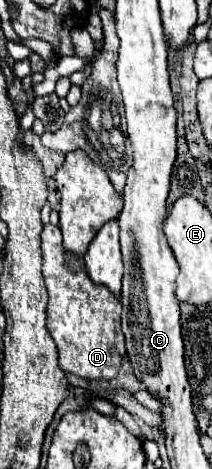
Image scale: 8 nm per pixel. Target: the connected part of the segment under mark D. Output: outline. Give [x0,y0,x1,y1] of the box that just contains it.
[41,224,125,380]

